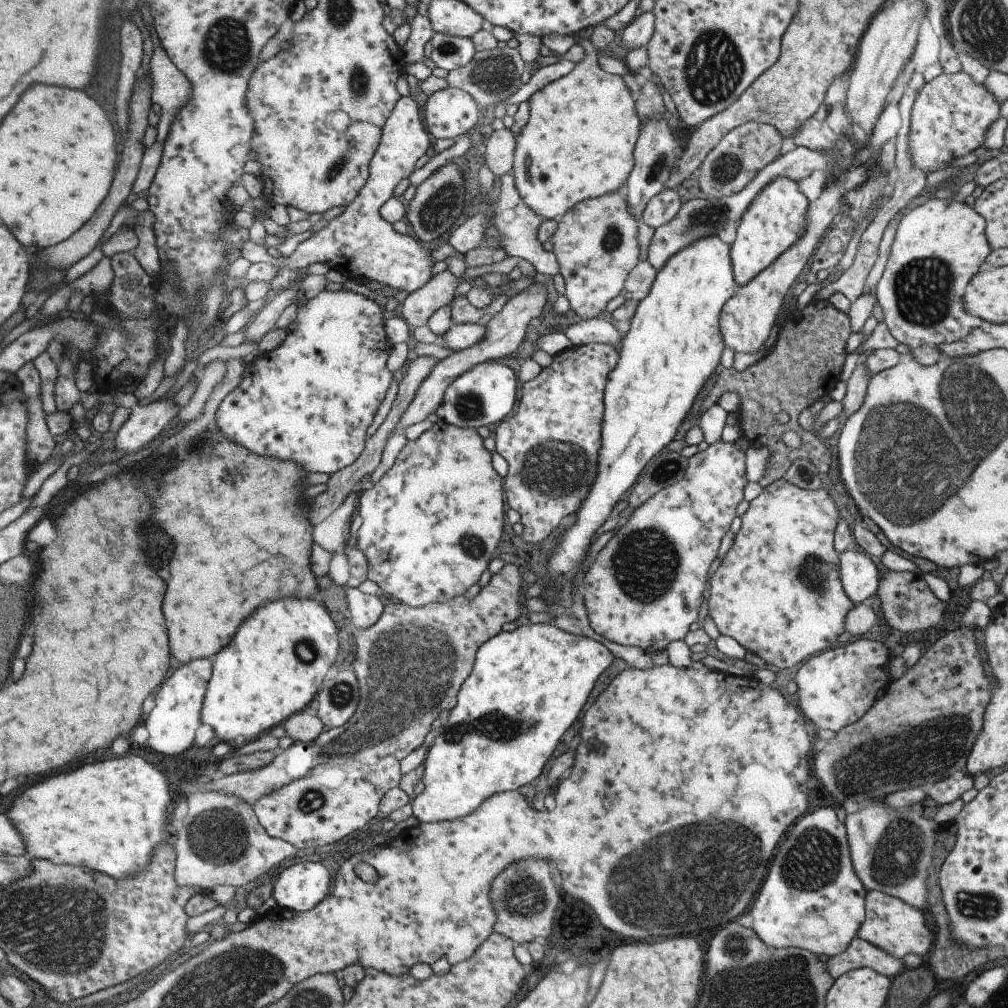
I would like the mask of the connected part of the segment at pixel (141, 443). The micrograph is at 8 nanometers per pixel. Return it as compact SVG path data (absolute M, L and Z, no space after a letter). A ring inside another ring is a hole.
M173 398L155 400L149 406L135 406L131 410L131 418L125 426L115 434L115 446L123 452L135 454L147 448L155 436L163 432L163 428L177 416L181 416L181 406Z

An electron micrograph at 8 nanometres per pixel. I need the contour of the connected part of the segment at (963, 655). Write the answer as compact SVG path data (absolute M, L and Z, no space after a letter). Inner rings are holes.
M959 626L957 630L933 642L913 668L909 668L895 682L889 682L885 696L877 700L859 722L839 730L827 742L827 746L815 754L815 776L831 794L831 798L837 800L837 804L843 804L845 800L863 804L871 798L889 796L891 790L903 790L905 786L909 790L913 786L937 784L967 766L969 752L973 750L975 738L983 728L983 712L989 704L989 698L991 690L983 674L981 654L975 646L973 630Z

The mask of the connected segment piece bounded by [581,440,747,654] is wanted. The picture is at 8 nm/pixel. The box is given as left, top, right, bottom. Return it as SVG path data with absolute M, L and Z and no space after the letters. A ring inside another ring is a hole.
M719 440L689 458L687 472L679 482L659 490L631 512L627 522L599 550L583 578L581 596L591 630L605 640L639 646L647 654L655 654L657 650L665 650L667 644L683 640L689 626L701 618L699 608L707 600L707 572L713 558L717 558L721 538L729 532L729 524L737 516L737 504L743 502L745 484L745 454L735 444L723 444Z

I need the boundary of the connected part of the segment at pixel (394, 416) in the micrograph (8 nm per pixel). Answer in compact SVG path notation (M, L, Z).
M417 358L415 362L407 364L405 376L403 376L403 380L399 382L399 394L397 394L397 400L393 402L393 408L391 408L387 420L385 420L385 422L381 424L381 428L377 430L377 434L369 438L369 442L367 442L367 450L363 452L363 456L361 456L353 466L347 466L347 468L343 468L341 472L331 474L331 480L327 482L327 492L323 492L323 494L319 494L317 498L309 500L309 502L313 502L313 504L311 504L311 508L307 508L307 510L311 510L311 520L313 520L315 526L319 526L321 522L325 522L325 520L327 520L337 508L341 508L341 506L349 500L351 494L357 494L357 486L361 486L359 482L361 482L363 478L367 478L367 476L371 478L371 476L377 472L377 468L379 468L381 462L383 462L383 452L387 452L387 444L389 444L391 436L397 432L397 426L399 426L403 414L409 410L409 406L413 404L413 400L415 400L415 396L417 396L421 384L431 376L431 372L435 370L437 364L439 364L439 360L435 360L435 358Z

